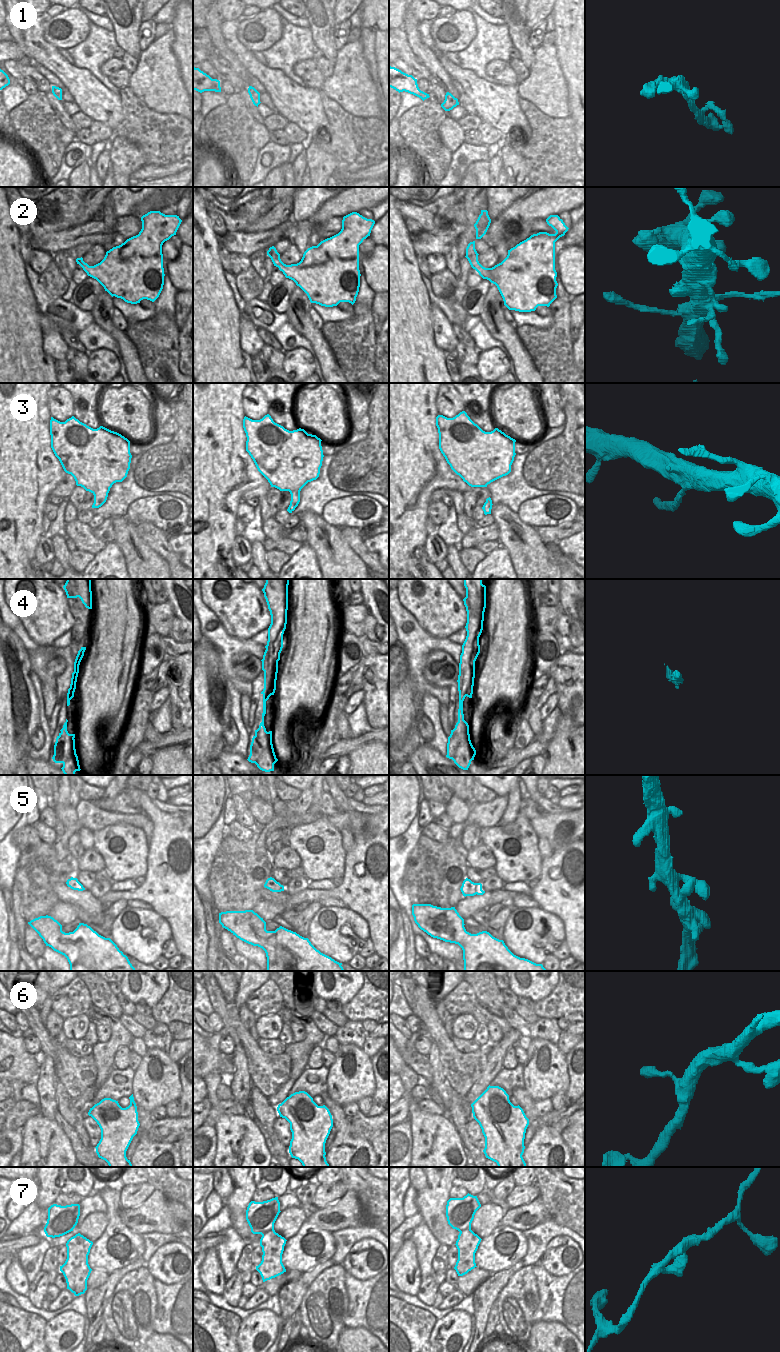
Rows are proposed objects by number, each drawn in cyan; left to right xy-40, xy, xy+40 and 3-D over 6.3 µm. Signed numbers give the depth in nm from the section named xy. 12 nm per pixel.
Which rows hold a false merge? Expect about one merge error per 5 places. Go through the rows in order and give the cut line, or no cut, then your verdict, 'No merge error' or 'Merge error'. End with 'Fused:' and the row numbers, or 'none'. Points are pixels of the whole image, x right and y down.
1: No split. No merge error
2: No split. No merge error
3: No split. No merge error
4: No split. No merge error
5: No split. No merge error
6: No split. No merge error
7: No split. No merge error
Fused: none.

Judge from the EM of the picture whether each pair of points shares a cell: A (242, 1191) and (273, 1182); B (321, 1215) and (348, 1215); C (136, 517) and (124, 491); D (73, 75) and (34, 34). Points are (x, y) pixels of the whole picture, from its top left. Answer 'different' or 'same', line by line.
A: different
B: same
C: different
D: same

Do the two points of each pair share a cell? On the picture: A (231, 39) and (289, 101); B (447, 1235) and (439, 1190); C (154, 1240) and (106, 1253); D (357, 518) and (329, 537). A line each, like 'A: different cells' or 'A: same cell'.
A: same cell
B: same cell
C: different cells
D: different cells

